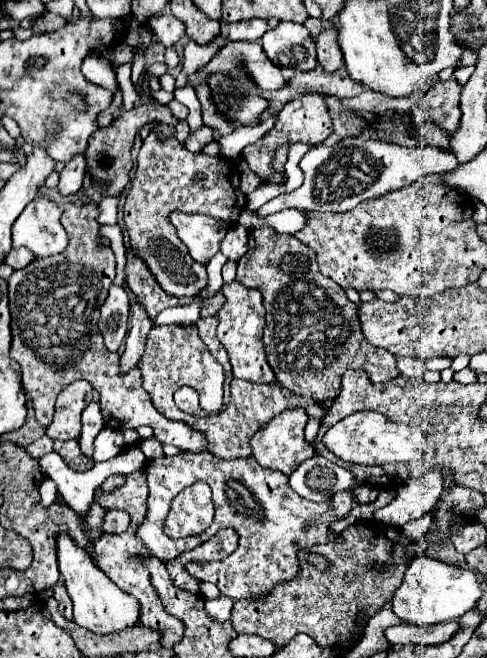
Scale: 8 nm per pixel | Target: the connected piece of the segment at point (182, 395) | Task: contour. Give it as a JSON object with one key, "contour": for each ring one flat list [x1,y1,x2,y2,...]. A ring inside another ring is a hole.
{"contour":[[181,388,175,392,175,404,187,412,187,414,193,414,193,416,207,416,207,412,203,412,199,408,199,402,195,402,195,392,191,388]]}

